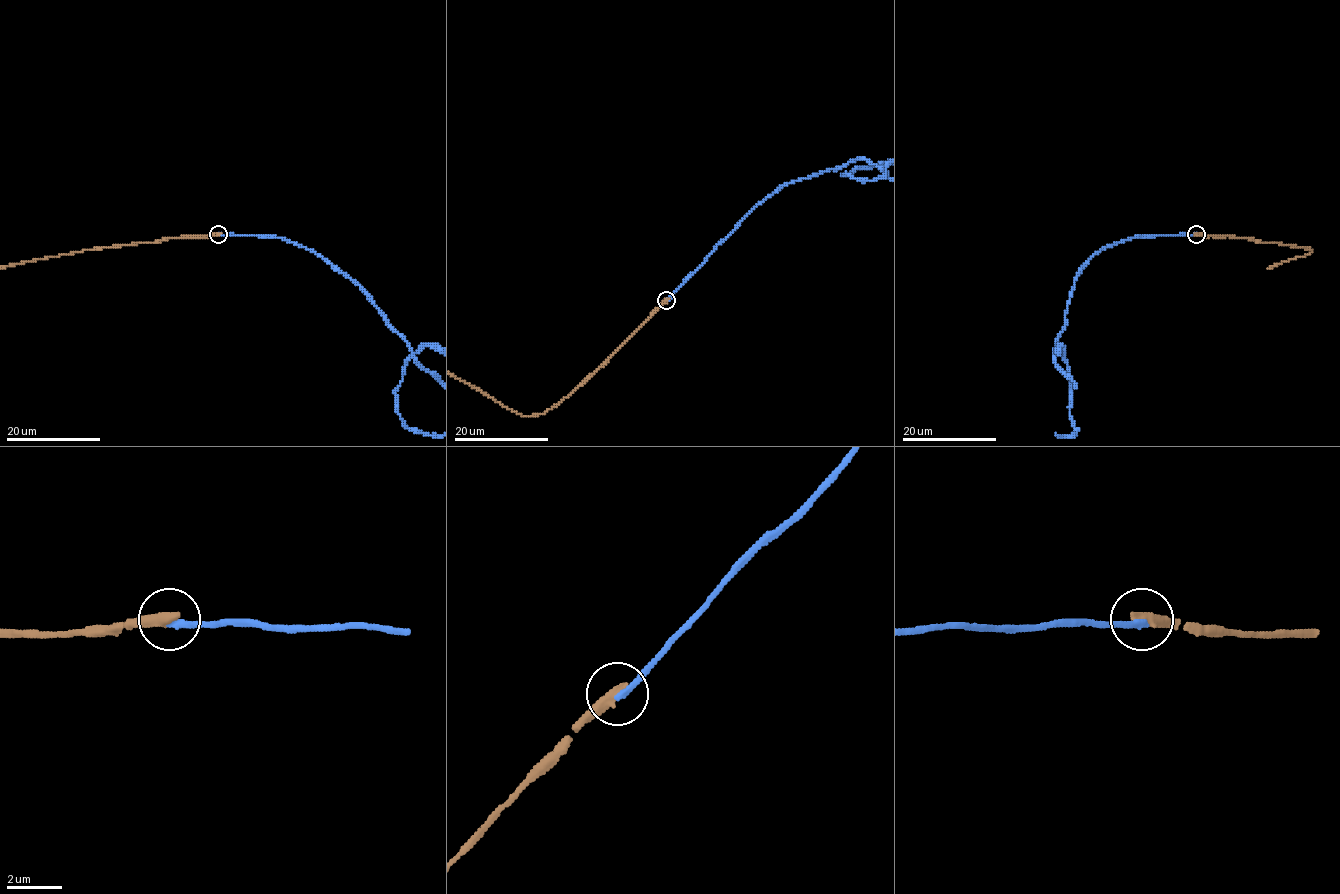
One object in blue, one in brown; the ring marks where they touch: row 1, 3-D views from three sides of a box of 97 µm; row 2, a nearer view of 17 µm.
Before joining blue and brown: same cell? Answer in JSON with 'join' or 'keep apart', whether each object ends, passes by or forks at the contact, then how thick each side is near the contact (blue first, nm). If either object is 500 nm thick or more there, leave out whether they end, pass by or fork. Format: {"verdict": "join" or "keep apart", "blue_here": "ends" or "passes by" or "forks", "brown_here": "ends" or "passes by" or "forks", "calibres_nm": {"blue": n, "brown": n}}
{"verdict": "keep apart", "blue_here": "ends", "brown_here": "ends", "calibres_nm": {"blue": 240, "brown": 440}}

